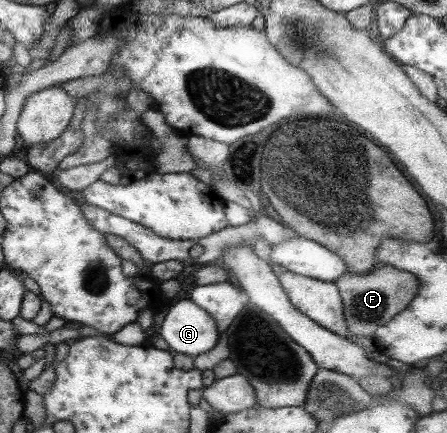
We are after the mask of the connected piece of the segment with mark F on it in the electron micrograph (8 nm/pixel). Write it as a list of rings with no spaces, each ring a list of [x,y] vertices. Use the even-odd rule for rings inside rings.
[[[378,266],[366,274],[342,273],[333,283],[342,301],[348,340],[356,344],[357,338],[373,337],[374,330],[384,326],[394,315],[404,310],[418,290],[418,279],[414,274],[390,266]]]

